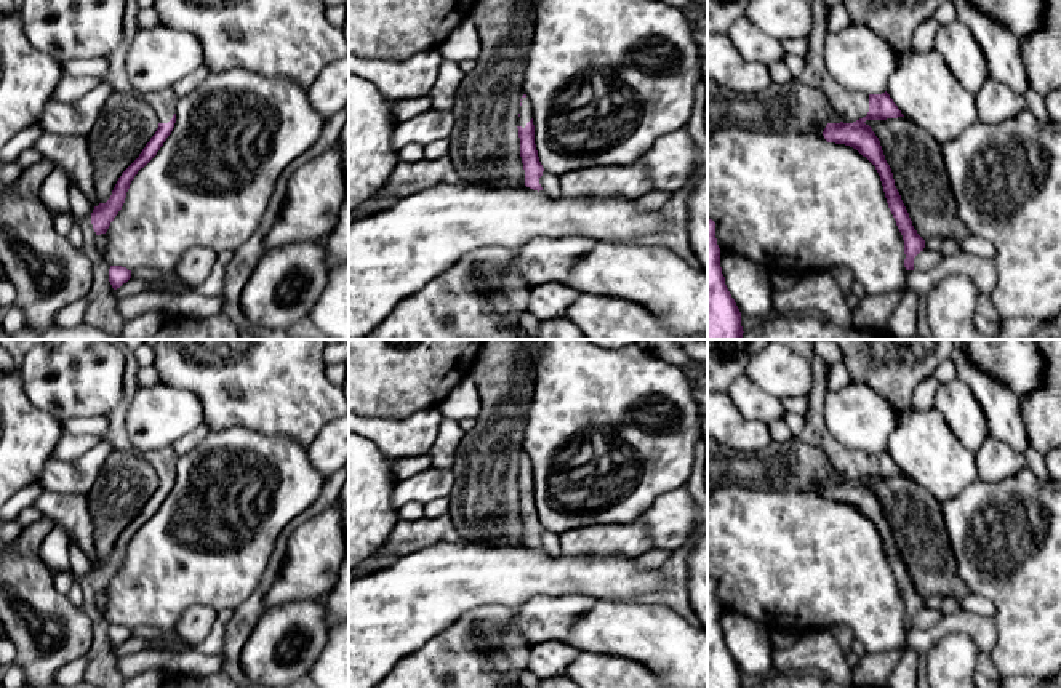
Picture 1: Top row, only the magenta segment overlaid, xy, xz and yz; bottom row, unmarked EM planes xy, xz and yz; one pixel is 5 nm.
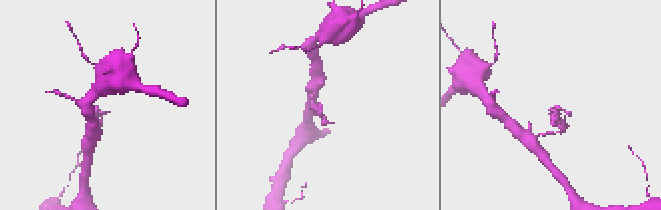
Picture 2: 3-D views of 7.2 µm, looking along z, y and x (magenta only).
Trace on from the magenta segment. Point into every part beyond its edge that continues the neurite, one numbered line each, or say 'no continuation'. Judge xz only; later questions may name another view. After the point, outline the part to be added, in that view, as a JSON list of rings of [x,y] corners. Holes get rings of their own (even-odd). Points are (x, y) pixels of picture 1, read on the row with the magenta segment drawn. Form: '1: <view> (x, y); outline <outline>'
1: xz (525, 109); outline [[[522,98],[520,102],[522,106],[520,106],[520,117],[518,117],[517,126],[525,128],[526,123],[533,118],[533,110],[528,98]]]

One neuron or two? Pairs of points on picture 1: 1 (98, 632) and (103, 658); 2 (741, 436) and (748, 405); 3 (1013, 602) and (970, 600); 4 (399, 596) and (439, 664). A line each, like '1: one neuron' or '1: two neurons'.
1: one neuron
2: two neurons
3: two neurons
4: two neurons

